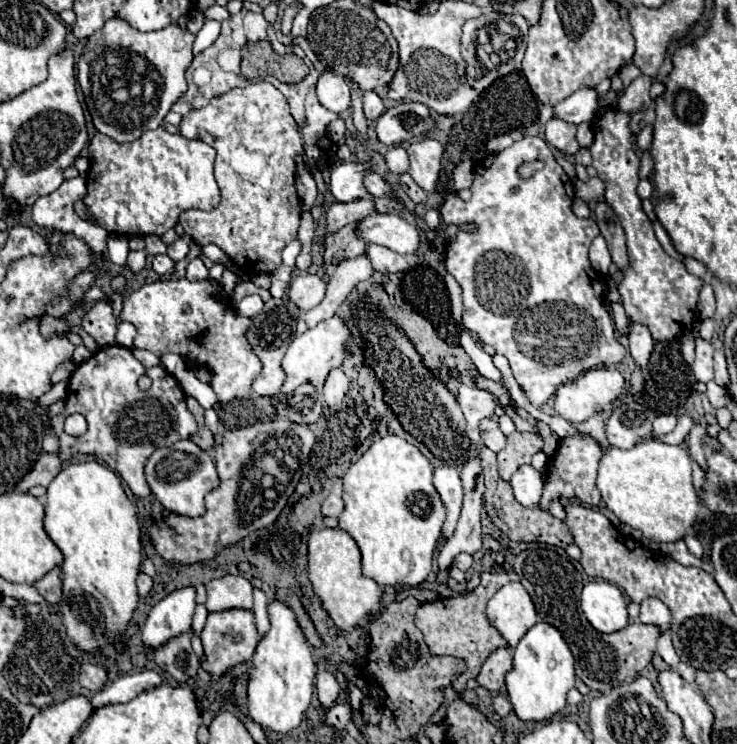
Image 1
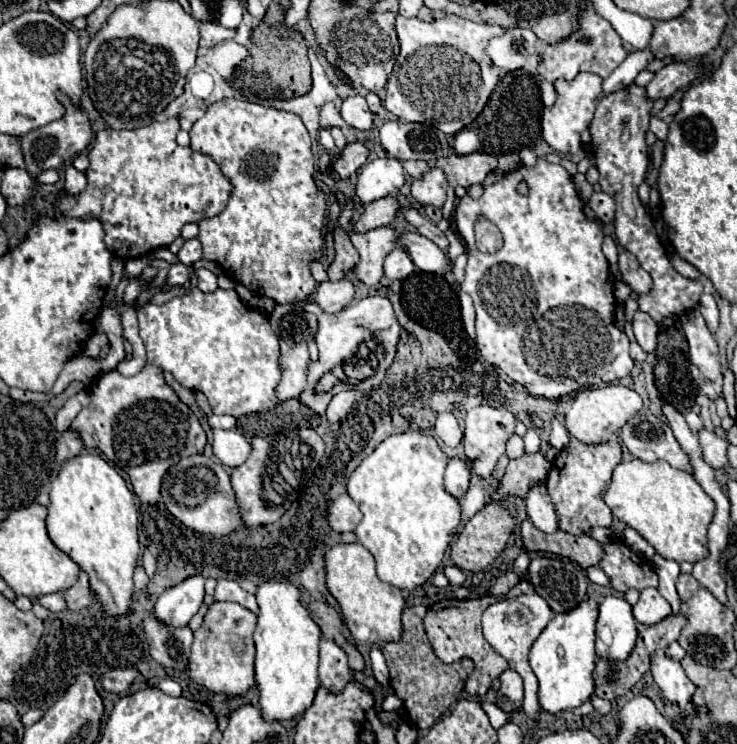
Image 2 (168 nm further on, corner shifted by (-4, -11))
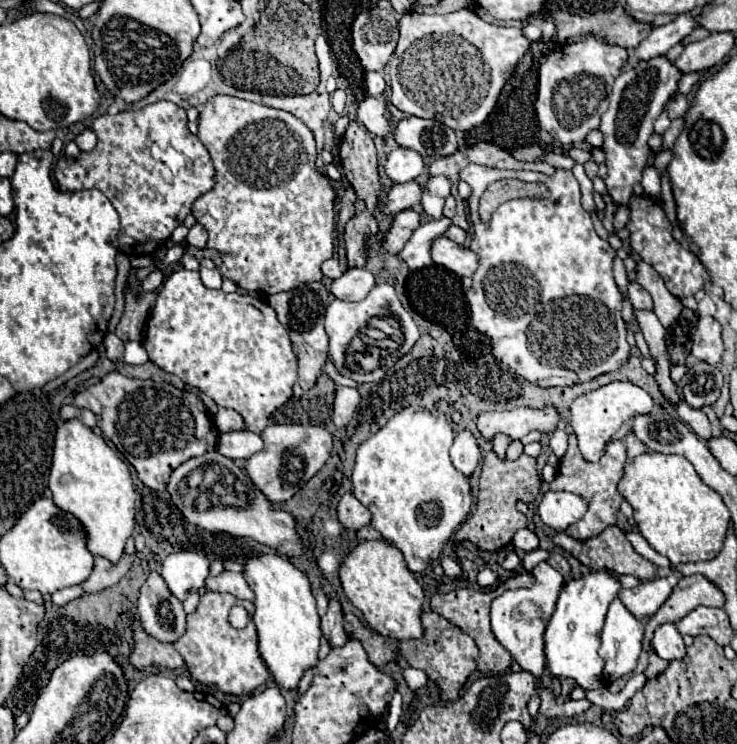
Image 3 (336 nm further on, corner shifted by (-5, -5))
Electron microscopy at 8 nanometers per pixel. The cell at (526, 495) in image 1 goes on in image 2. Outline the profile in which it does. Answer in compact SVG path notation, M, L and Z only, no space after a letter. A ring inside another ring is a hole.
M539 484L539 486L531 488L531 492L525 496L525 502L527 502L527 516L539 530L543 530L543 532L559 530L557 512L553 508L553 502L551 502L545 486Z

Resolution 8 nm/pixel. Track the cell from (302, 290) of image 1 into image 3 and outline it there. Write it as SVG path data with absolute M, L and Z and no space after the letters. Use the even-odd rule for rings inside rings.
M350 268L340 278L332 280L330 294L334 294L334 298L338 298L338 300L358 302L358 300L366 298L366 294L374 288L374 284L376 284L376 280L368 270Z

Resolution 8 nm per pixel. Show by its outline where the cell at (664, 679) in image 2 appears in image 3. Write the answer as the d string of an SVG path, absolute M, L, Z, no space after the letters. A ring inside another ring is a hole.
M662 624L652 638L652 648L656 650L656 654L662 660L684 660L686 658L686 646L684 640L680 636L680 632L676 630L674 624Z

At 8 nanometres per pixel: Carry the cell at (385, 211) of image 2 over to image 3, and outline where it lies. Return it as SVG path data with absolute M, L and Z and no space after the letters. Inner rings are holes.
M406 182L406 184L394 184L386 196L384 202L384 214L398 214L402 210L408 210L420 202L420 186L416 182Z

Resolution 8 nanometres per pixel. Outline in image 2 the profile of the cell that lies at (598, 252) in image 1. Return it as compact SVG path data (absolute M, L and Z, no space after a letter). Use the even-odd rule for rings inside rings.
M605 236L605 240L603 240L603 254L607 256L609 264L617 262L617 244L615 244L615 240L611 236Z

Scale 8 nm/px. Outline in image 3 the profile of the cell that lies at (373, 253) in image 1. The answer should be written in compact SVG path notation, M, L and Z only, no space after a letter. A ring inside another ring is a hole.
M440 218L428 224L418 226L412 232L412 238L406 242L406 246L398 252L398 256L408 264L410 270L418 270L432 264L430 258L430 242L438 236L444 236L444 230L452 224L450 218Z

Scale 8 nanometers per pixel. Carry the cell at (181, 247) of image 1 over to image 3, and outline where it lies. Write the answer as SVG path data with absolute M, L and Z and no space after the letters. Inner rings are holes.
M196 224L196 226L190 228L188 238L186 238L186 244L188 246L194 246L194 248L206 248L206 238L208 238L206 230L200 224Z

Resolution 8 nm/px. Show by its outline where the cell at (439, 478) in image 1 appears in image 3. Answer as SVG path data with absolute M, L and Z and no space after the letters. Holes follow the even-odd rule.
M468 430L458 432L454 438L454 444L450 448L450 456L452 456L452 464L456 466L456 470L460 470L464 476L472 476L476 464L480 462L480 456L482 456L474 434Z

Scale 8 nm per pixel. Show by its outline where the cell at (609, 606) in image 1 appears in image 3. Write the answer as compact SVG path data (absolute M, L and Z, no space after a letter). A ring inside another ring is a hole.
M614 598L606 614L598 650L600 658L606 662L604 682L612 682L636 668L642 650L642 634L644 626L626 610L620 598Z

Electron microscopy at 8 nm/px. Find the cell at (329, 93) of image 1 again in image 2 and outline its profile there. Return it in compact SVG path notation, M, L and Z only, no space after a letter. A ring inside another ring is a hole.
M349 96L349 98L345 98L343 106L341 106L341 116L343 116L343 120L349 126L359 128L359 130L371 130L373 122L375 122L375 116L369 110L369 106L367 106L363 96Z

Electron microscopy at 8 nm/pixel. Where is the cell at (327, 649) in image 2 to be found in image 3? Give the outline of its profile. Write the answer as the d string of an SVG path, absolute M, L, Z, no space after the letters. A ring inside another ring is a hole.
M330 600L328 612L322 616L322 634L332 648L340 648L348 642L348 634L342 628L342 608L338 600Z

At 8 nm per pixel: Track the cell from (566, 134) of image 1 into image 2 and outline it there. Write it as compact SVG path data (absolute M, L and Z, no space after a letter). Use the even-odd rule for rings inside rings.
M579 72L573 80L555 80L557 100L551 108L545 108L541 116L541 134L555 152L575 154L581 150L581 132L585 132L593 120L601 96L601 84L603 78L593 72Z

